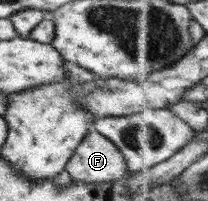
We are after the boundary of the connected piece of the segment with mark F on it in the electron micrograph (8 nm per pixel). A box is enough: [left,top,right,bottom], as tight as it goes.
[65,129,129,184]

